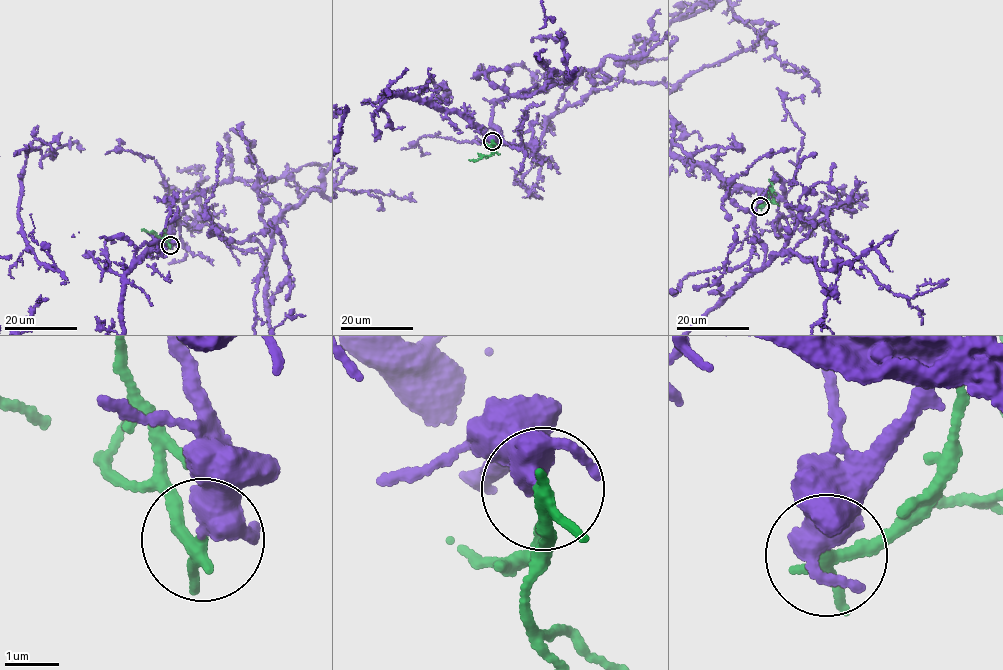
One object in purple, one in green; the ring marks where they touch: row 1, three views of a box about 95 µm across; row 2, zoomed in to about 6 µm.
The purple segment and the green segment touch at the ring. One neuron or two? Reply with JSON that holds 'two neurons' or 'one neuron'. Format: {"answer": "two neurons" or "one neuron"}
{"answer": "one neuron"}

